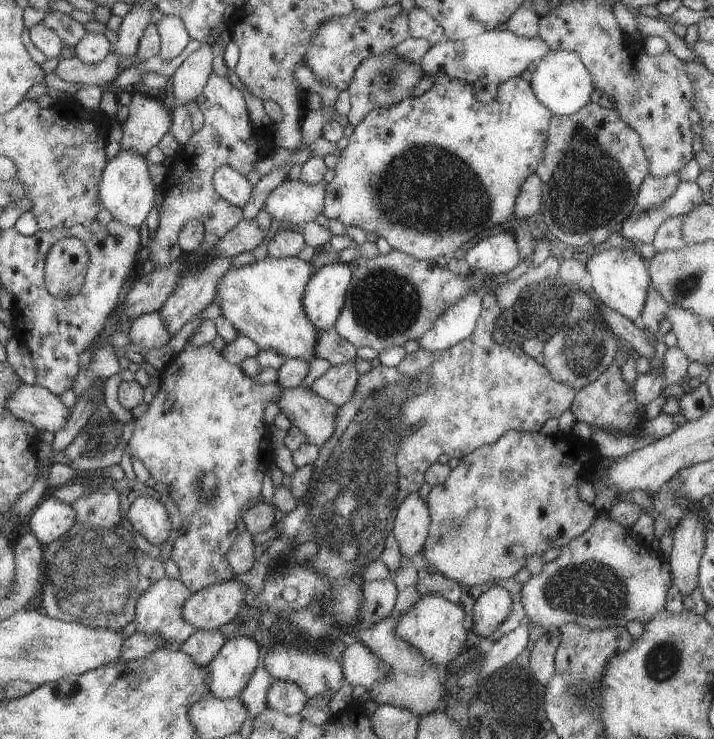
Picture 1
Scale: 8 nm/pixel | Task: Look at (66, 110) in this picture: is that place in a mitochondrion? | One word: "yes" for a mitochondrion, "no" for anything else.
no

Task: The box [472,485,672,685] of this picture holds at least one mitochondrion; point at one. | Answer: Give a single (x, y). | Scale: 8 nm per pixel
(588, 589)

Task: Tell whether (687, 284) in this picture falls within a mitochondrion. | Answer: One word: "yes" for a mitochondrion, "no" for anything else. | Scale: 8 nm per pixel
yes

